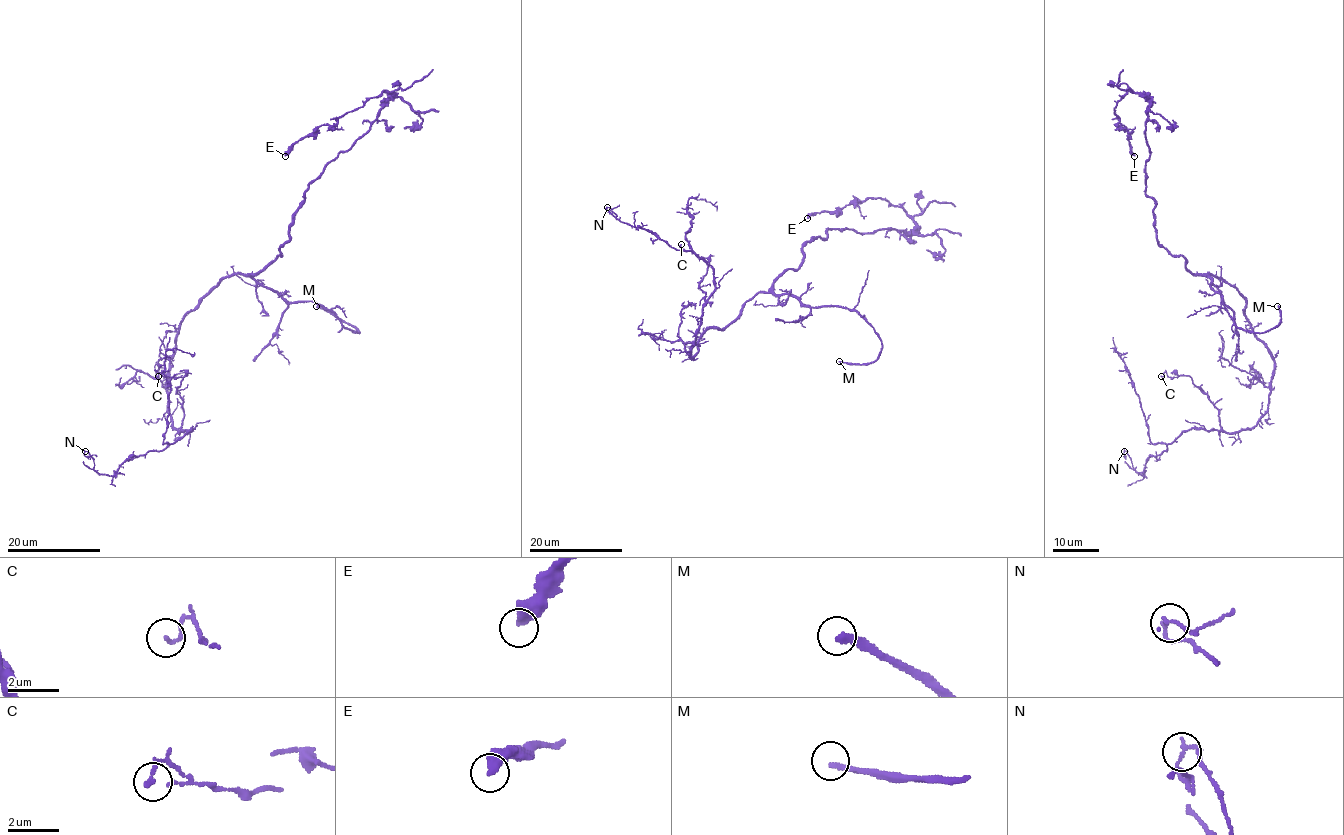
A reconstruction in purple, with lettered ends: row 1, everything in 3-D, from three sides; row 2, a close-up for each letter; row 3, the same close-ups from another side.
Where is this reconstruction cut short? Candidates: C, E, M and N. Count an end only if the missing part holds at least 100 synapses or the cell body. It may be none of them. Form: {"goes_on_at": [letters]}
{"goes_on_at": ["M"]}

